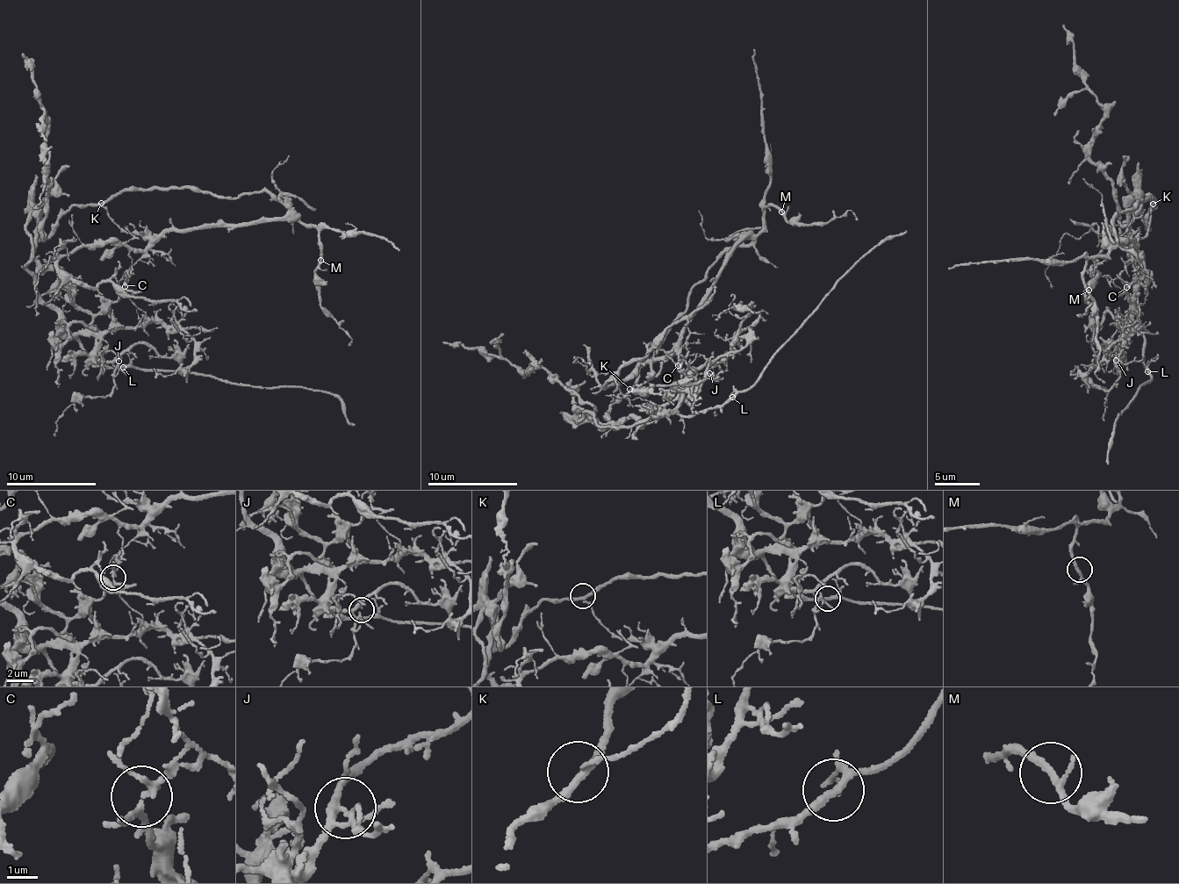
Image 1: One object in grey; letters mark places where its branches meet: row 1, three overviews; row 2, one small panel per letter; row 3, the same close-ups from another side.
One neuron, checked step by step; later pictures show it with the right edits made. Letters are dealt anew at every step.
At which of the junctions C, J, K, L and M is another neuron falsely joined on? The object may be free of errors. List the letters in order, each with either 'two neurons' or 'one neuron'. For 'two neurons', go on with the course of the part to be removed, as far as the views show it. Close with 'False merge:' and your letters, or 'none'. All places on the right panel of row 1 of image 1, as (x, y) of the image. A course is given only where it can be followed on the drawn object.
C: two neurons; foreign part runs (1126, 288), (1139, 273), (1129, 241), (1112, 247), (1108, 243), (1106, 254), (1073, 260), (1016, 259), (949, 269)
J: one neuron
K: one neuron
L: one neuron
M: one neuron
False merge: C

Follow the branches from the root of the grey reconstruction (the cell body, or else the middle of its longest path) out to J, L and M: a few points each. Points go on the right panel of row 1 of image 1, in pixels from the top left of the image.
J: (1129, 283), (1126, 295), (1130, 311), (1121, 319), (1123, 333), (1116, 360)
L: (1129, 283), (1126, 295), (1137, 317), (1137, 328), (1144, 337), (1143, 360), (1147, 371)
M: (1129, 283), (1139, 276), (1132, 242), (1112, 247), (1108, 243), (1106, 254), (1087, 263), (1083, 285), (1089, 290)

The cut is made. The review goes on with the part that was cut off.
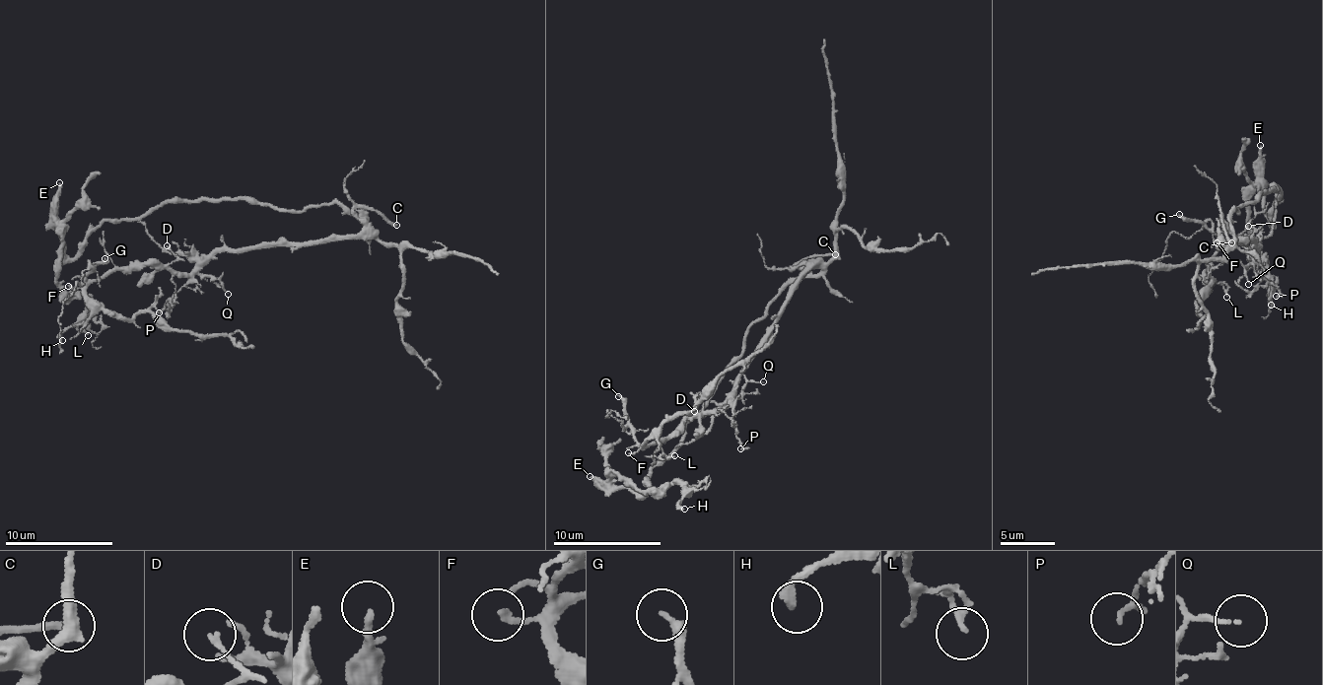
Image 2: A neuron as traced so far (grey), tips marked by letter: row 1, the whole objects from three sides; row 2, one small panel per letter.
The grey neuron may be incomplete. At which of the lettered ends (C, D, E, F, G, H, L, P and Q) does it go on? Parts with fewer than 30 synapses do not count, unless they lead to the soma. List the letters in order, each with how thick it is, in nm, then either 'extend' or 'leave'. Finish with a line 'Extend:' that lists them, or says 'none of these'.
C: 220 nm thick; extend
D: 90 nm thick; leave
E: 200 nm thick; leave
F: 150 nm thick; leave
G: 240 nm thick; leave
H: 240 nm thick; leave
L: 190 nm thick; leave
P: 150 nm thick; leave
Q: 100 nm thick; leave
Extend: C

